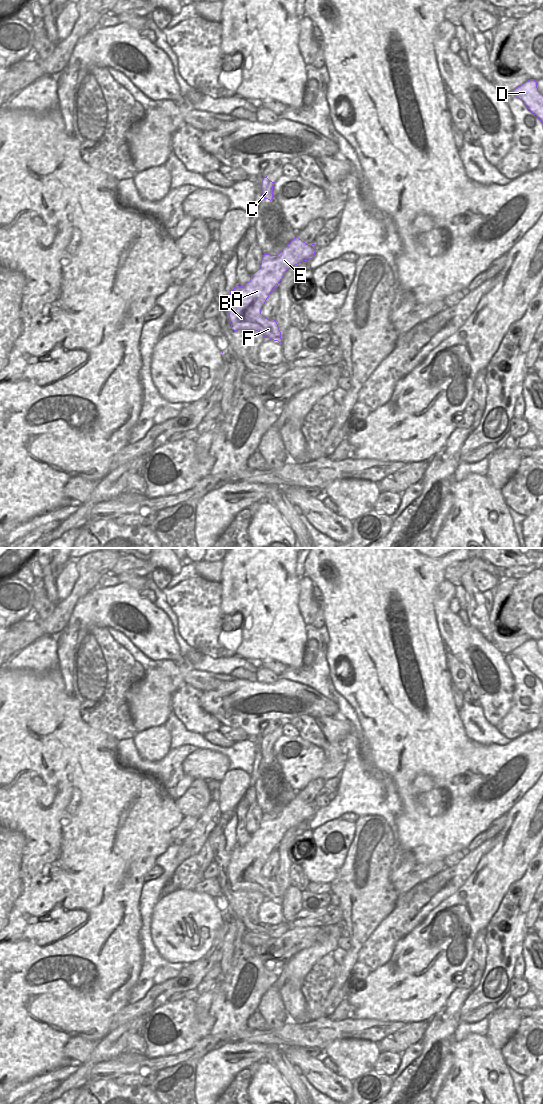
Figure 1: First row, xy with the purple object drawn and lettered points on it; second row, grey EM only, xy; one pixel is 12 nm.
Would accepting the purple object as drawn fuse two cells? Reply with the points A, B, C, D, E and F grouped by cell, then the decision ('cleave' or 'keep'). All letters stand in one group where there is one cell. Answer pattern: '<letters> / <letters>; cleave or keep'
A B C D E F; keep

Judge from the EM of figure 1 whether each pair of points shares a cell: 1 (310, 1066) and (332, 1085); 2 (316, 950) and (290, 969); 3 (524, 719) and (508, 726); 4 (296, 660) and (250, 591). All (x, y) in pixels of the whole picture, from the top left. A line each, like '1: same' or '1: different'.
1: same
2: same
3: same
4: same

